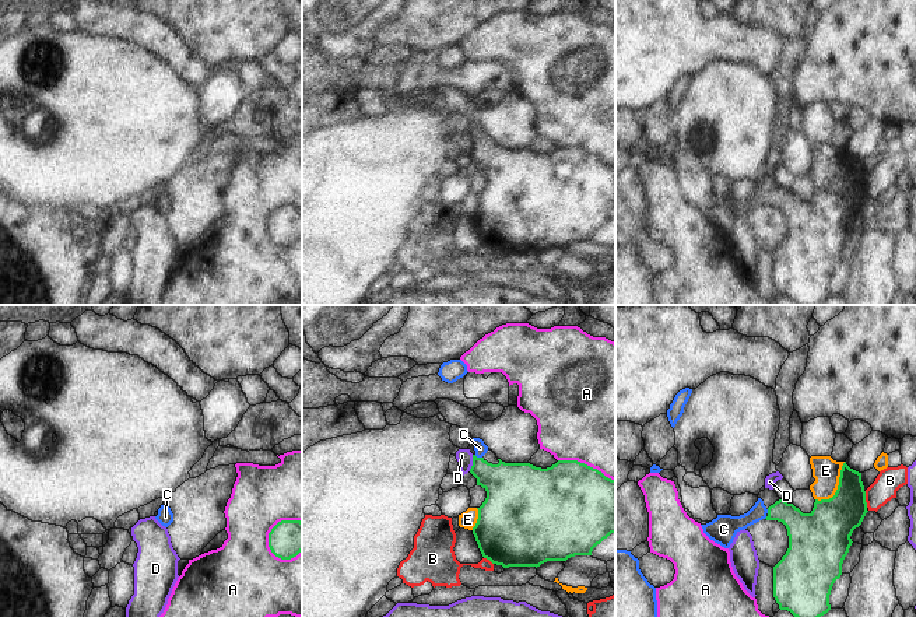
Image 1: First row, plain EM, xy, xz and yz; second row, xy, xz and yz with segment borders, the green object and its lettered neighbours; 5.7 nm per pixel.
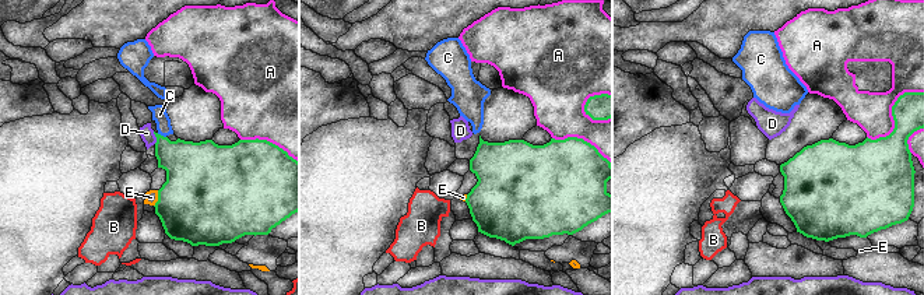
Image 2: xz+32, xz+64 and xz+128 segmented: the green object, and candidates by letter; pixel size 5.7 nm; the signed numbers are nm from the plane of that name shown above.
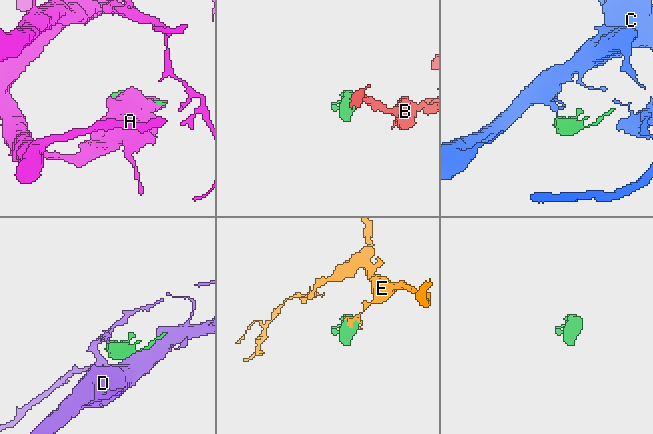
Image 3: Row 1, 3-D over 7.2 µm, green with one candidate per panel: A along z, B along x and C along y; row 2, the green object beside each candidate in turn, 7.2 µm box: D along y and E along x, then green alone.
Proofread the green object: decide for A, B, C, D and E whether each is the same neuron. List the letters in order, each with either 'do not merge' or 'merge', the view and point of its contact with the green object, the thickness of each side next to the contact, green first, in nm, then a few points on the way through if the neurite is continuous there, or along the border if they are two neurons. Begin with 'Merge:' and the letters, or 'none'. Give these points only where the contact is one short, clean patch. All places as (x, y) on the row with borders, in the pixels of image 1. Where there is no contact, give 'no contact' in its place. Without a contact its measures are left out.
Merge: C
A: do not merge | xz (586, 465) | 500/500 nm
B: do not merge | yz (864, 500) | 260/150 nm | along yz (864, 491), (867, 507)
C: merge | xz (478, 458) | 280/70 nm | across xz (511, 487), (498, 480), (478, 458), (480, 448)
D: do not merge | xz (473, 463) | 280/90 nm | along xz (473, 455), (473, 463), (469, 470)
E: do not merge | yz (838, 487) | 280/160 nm

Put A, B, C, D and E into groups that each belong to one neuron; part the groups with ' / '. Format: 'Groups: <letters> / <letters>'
Groups: A / B / C / D / E.

